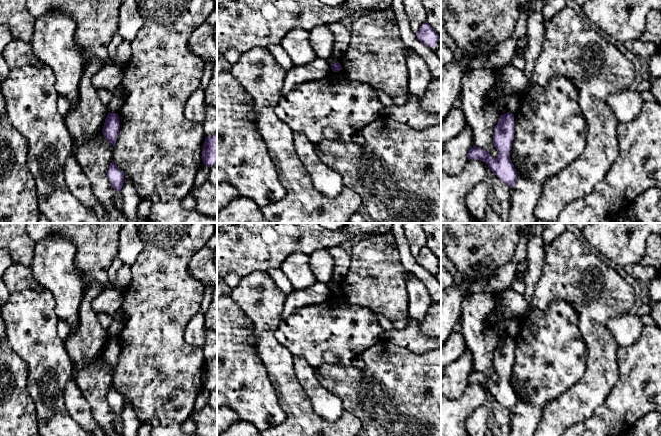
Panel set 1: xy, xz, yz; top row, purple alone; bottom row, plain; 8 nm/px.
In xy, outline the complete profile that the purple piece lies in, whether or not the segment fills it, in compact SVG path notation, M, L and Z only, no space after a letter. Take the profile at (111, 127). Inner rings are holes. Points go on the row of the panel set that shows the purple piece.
M108 113L105 123L102 129L102 133L107 141L109 141L113 147L115 146L117 137L119 135L120 121L118 114Z

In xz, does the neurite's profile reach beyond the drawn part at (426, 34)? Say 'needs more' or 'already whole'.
already whole

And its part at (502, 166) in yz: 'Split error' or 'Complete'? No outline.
Complete

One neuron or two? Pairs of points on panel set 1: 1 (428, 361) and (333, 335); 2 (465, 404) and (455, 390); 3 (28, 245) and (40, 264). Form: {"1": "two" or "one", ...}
{"1": "two", "2": "two", "3": "two"}

